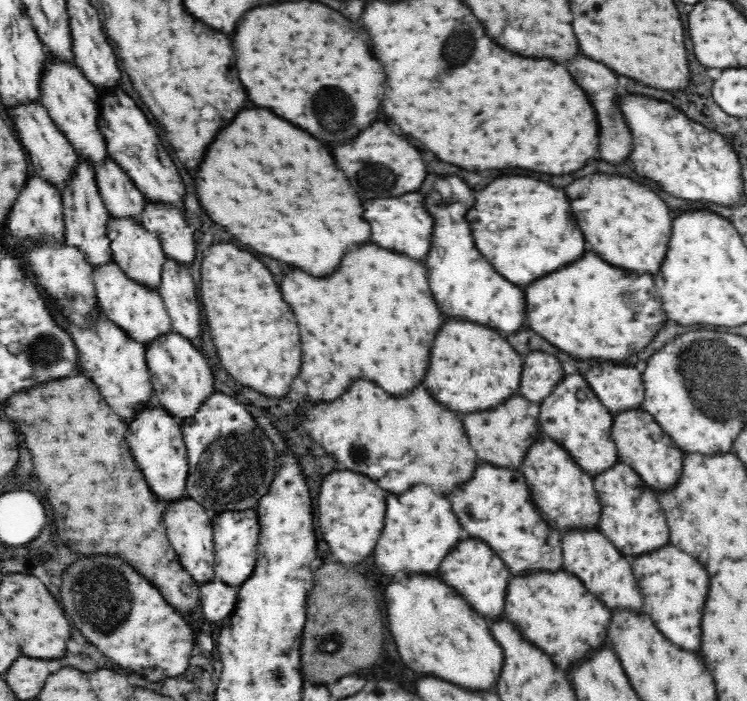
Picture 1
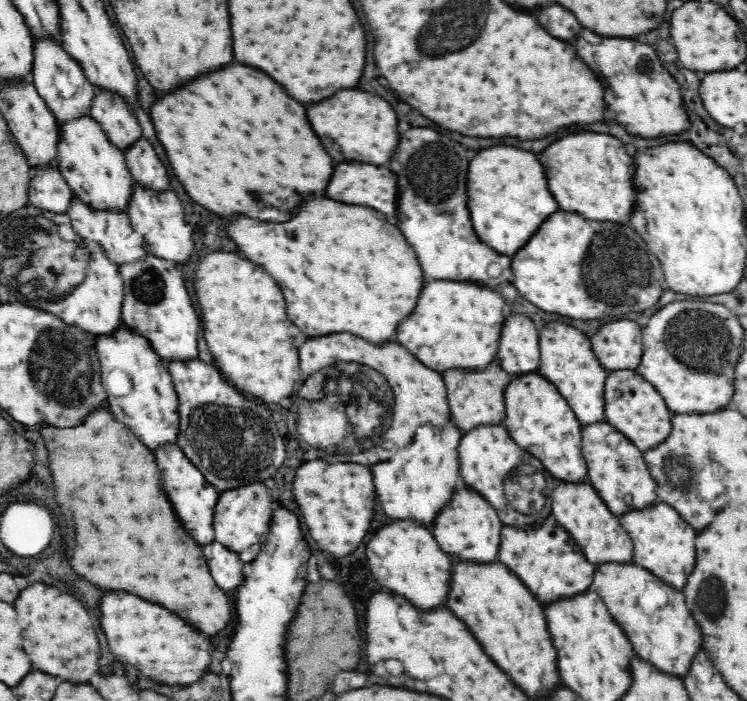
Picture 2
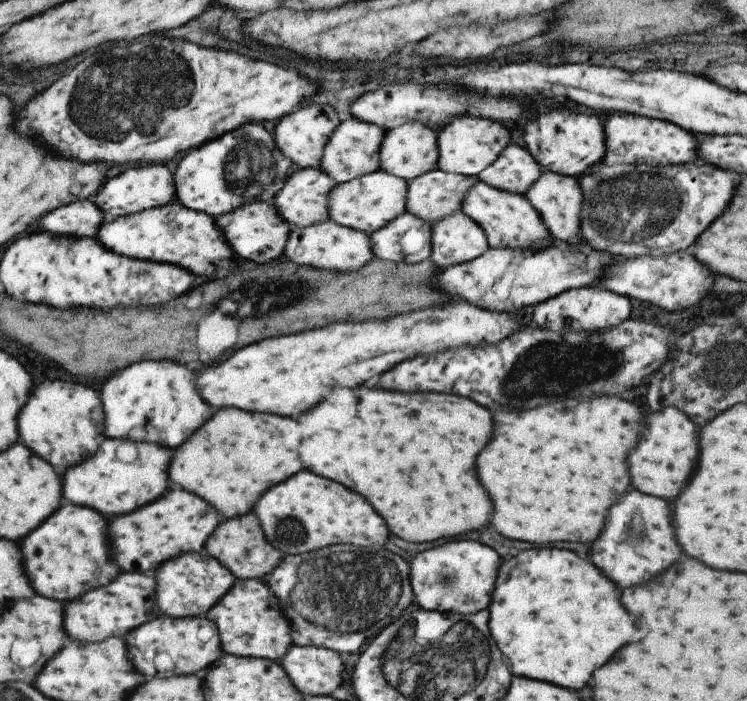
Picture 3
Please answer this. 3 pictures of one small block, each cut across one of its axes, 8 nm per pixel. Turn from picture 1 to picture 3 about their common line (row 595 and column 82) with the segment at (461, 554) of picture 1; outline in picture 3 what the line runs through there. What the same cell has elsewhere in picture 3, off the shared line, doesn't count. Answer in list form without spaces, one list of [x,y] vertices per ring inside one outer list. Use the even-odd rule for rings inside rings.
[[[104,437],[101,448],[89,456],[89,460],[83,460],[63,474],[61,484],[61,496],[73,504],[93,508],[103,518],[111,518],[117,514],[129,514],[163,494],[167,486],[167,474],[163,476],[163,470],[167,472],[167,462],[171,458],[171,452],[145,442],[131,442],[131,440],[107,440]]]

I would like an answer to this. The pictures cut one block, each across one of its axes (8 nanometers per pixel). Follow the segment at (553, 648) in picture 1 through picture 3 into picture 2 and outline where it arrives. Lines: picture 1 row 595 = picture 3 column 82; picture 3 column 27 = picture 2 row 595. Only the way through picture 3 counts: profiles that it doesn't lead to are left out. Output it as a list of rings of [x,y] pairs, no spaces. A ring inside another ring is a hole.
[[[552,516],[542,524],[534,524],[532,530],[516,530],[503,525],[499,552],[498,562],[508,566],[540,604],[556,604],[558,600],[574,598],[589,590],[593,582],[596,566],[585,559],[579,544]]]

